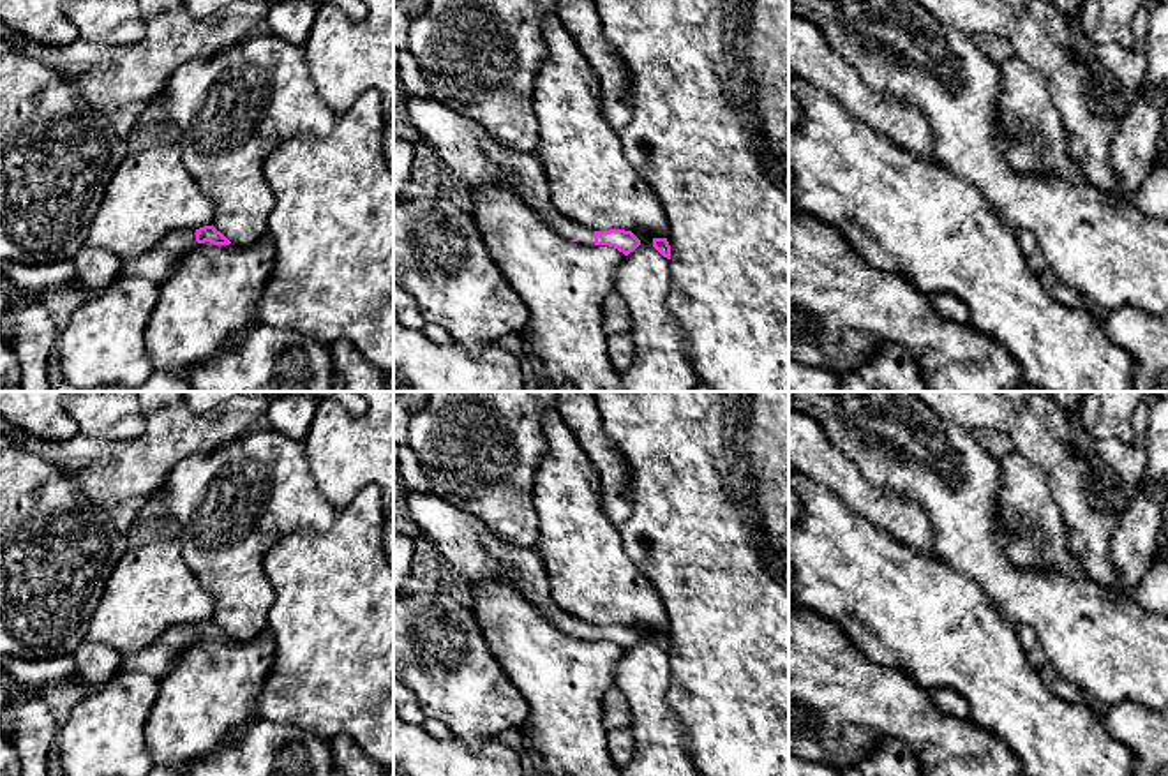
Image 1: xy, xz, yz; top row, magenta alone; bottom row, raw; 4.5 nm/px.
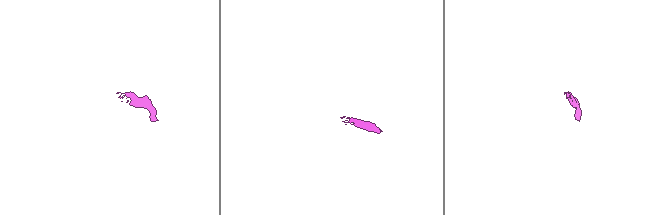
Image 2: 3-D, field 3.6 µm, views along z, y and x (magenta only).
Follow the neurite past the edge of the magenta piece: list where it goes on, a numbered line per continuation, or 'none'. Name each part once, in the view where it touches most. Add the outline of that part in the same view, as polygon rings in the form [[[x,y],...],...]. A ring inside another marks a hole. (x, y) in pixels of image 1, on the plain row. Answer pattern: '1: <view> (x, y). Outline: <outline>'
1: xy (157, 658). Outline: [[[196,624],[173,626],[145,651],[124,656],[120,670],[143,672],[159,681],[175,667],[183,649],[196,640]]]

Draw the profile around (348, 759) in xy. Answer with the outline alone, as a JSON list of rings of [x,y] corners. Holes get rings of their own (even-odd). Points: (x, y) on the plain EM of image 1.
[[[339,734],[328,744],[339,776],[385,776],[385,769],[363,753],[351,735]]]

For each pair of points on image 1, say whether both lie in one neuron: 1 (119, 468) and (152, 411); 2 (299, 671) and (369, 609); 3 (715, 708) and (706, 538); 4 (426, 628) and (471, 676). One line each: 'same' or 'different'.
1: same
2: same
3: same
4: same

